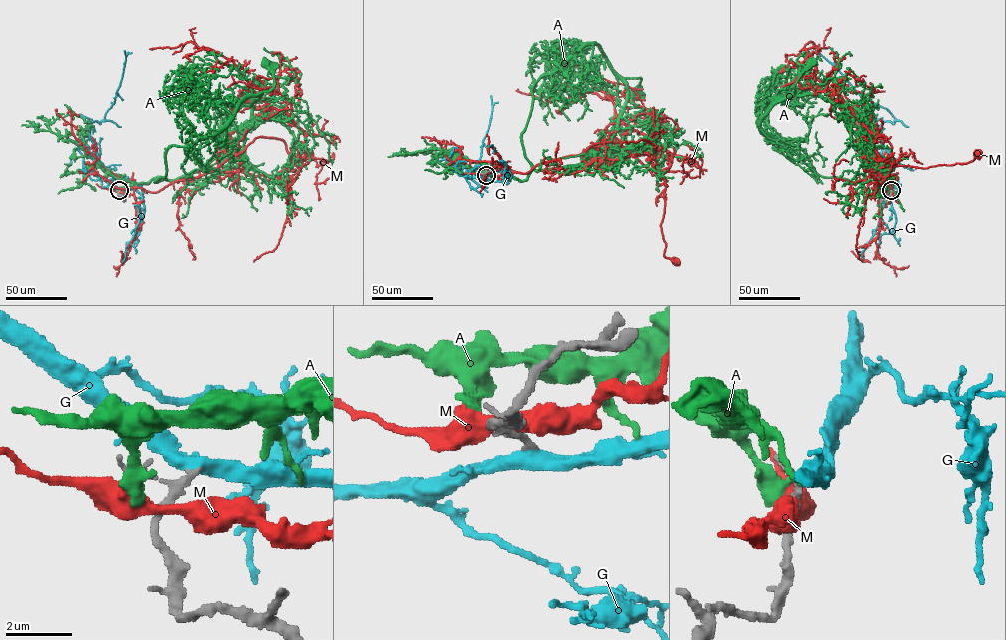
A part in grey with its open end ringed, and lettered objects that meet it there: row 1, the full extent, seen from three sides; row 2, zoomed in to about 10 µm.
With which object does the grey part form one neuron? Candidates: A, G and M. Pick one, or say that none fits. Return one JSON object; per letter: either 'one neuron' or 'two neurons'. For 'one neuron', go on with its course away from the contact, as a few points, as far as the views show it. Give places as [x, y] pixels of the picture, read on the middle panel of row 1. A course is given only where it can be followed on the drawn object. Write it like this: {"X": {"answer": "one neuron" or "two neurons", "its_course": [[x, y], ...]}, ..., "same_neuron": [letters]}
{"A": {"answer": "two neurons"}, "G": {"answer": "one neuron", "its_course": [[485, 175], [460, 175], [458, 170], [463, 165], [456, 163], [471, 179], [489, 125], [491, 95]]}, "M": {"answer": "two neurons"}, "same_neuron": ["G"]}

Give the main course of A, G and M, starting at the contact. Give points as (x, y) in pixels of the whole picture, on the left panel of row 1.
A: (117, 190), (160, 177), (174, 180), (228, 153), (252, 125), (258, 95), (273, 87), (265, 63)
G: (119, 190), (92, 172), (96, 150), (89, 126), (104, 121), (114, 102), (125, 61), (124, 50)
M: (118, 191), (155, 192), (211, 172), (260, 136), (281, 139), (298, 168), (294, 165), (310, 152)

